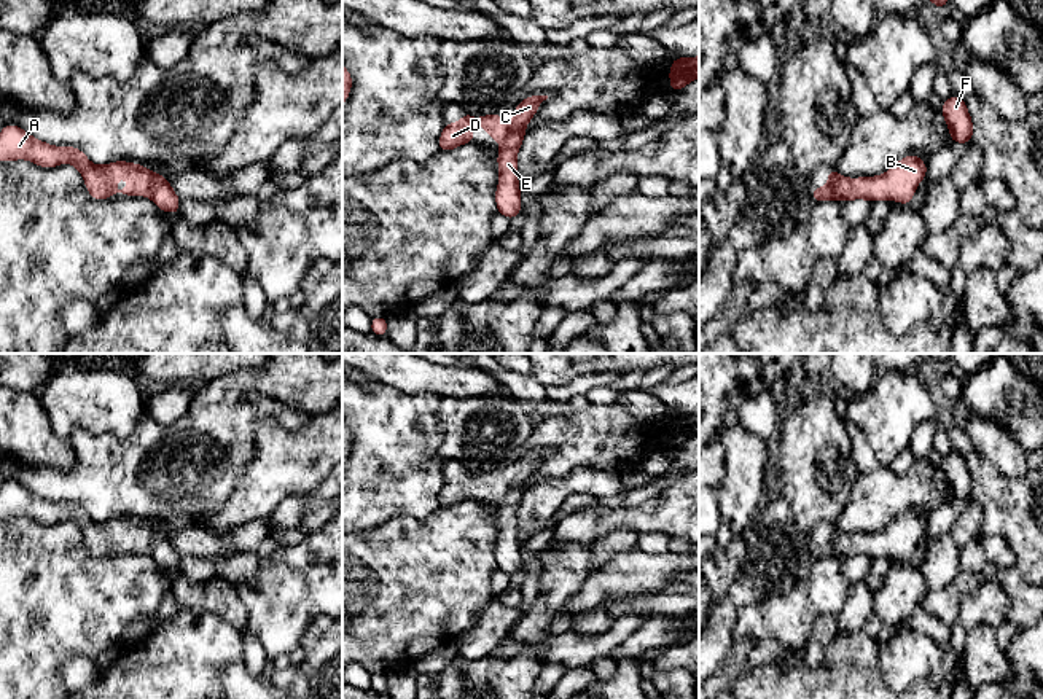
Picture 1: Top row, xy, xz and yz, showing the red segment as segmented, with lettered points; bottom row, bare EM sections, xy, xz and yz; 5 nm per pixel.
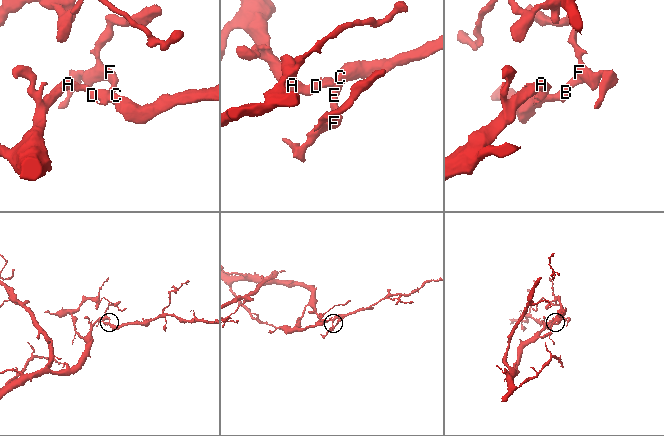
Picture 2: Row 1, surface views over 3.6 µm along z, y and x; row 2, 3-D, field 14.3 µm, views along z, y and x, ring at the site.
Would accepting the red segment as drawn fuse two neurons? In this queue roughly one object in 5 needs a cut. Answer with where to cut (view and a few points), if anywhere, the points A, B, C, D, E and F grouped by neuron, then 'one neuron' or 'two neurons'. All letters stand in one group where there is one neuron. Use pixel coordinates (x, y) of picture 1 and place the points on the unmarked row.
no cut; A B C D E F; one neuron

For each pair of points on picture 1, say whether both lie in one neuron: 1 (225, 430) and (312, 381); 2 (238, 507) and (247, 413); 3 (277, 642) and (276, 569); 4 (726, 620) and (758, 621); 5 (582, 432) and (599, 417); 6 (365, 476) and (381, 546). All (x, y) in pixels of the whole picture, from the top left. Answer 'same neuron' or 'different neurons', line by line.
1: different neurons
2: different neurons
3: same neuron
4: different neurons
5: same neuron
6: different neurons

